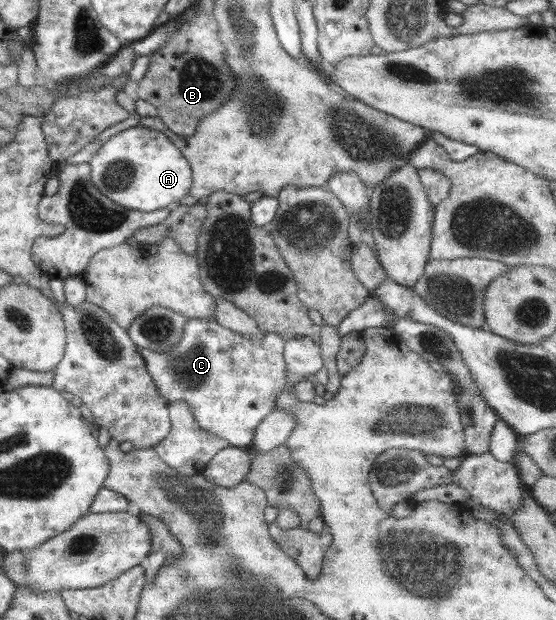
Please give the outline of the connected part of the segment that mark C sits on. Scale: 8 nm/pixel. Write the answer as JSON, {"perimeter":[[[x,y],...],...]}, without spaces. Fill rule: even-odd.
{"perimeter":[[[191,319],[185,324],[181,341],[167,351],[140,349],[147,371],[158,392],[169,403],[187,402],[201,429],[227,440],[229,446],[246,448],[251,445],[256,427],[261,420],[274,411],[274,401],[284,390],[286,363],[284,340],[277,334],[266,335],[260,342],[232,332],[214,319]]]}

